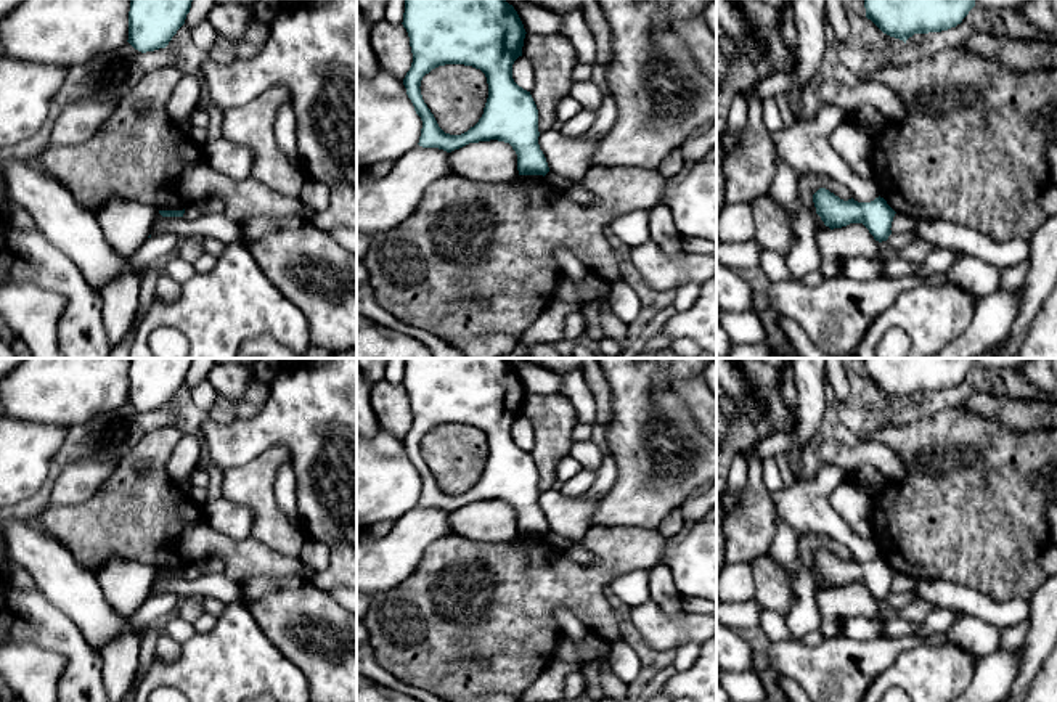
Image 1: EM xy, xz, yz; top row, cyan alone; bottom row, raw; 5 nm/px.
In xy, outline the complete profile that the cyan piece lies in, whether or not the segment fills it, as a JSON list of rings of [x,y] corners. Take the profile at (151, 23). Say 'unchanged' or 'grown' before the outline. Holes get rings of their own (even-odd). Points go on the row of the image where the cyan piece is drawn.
unchanged | [[[130,0],[129,43],[141,51],[165,48],[185,24],[193,0]]]

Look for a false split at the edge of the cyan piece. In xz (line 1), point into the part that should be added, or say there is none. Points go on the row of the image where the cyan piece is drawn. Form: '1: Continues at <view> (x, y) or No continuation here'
1: No continuation here

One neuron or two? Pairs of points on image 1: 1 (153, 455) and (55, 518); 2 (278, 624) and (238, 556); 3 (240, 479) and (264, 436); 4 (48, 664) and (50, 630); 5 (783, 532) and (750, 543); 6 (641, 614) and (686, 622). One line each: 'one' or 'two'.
1: one
2: two
3: two
4: two
5: two
6: one

